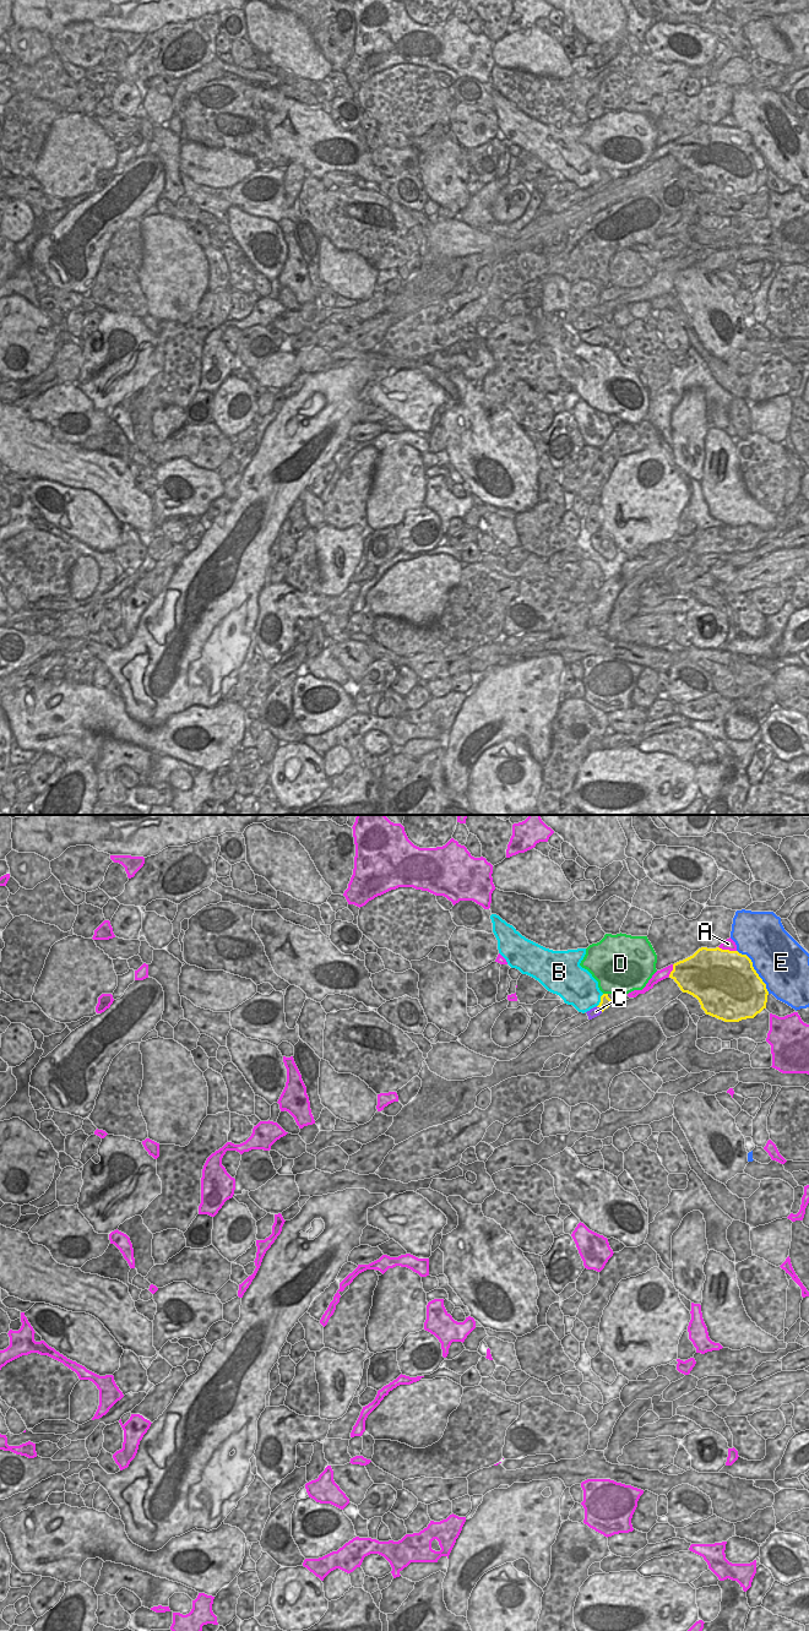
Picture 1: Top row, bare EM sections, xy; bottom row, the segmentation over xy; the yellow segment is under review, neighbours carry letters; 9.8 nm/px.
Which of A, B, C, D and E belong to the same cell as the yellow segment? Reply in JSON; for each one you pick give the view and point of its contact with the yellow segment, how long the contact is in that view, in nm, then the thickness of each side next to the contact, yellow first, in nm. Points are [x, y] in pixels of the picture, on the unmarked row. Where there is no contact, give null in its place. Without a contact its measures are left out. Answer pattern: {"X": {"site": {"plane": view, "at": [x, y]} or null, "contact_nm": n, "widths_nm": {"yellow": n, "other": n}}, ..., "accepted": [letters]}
{"C": {"site": {"plane": "xy", "at": [600, 184]}, "contact_nm": 90, "widths_nm": {"yellow": 100, "other": 100}}, "accepted": ["C"]}

